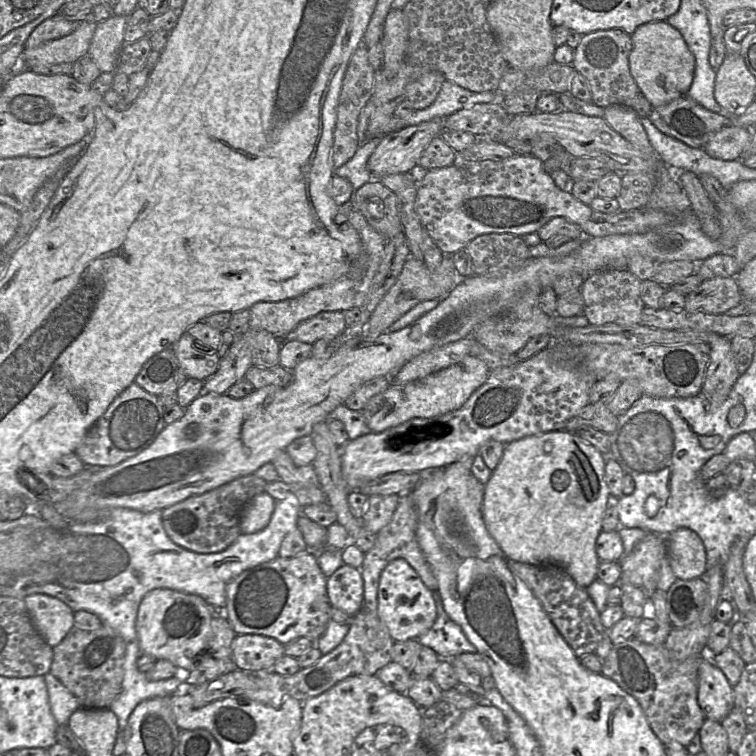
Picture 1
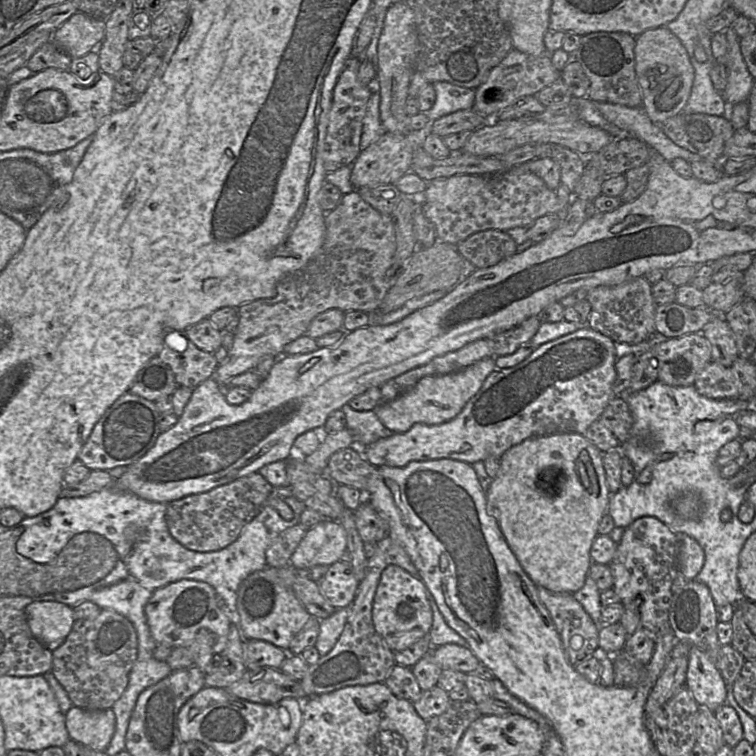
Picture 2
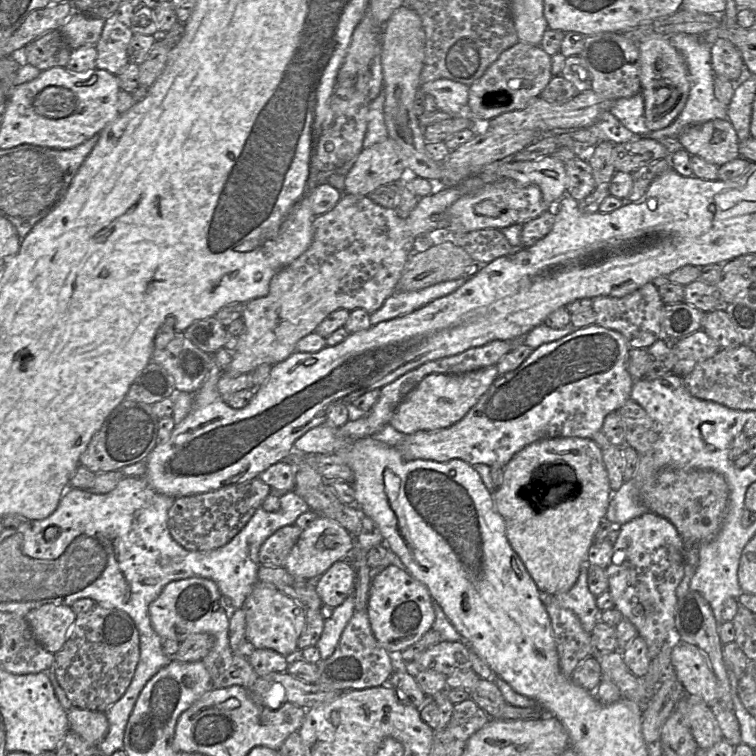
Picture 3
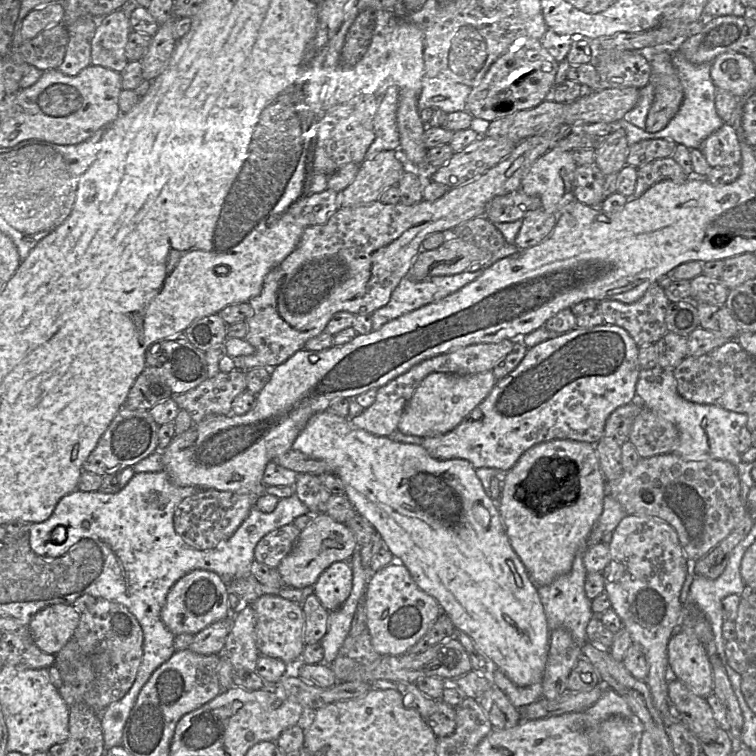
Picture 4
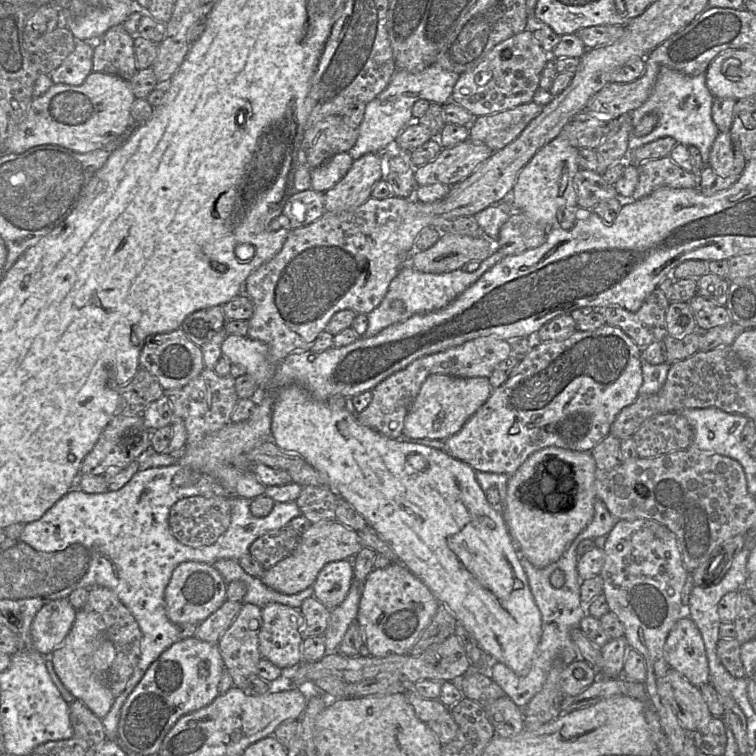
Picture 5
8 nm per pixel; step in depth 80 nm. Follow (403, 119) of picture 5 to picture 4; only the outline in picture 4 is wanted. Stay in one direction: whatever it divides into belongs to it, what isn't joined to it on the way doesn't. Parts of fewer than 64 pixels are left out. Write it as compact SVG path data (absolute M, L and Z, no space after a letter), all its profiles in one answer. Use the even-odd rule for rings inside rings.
M423 76L420 100L426 101L426 108L437 107L443 112L466 110L466 100L471 87L446 77ZM387 78L373 93L375 96L381 94L384 94L384 96L378 105L373 120L374 139L365 153L365 159L371 158L383 150L398 150L399 148L396 118L398 87L391 78Z

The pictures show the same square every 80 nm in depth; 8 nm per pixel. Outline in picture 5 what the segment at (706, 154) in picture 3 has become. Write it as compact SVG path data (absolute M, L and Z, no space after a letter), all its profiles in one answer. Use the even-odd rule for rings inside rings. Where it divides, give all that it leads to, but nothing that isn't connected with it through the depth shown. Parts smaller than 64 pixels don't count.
M730 130L719 132L711 147L707 165L719 177L740 176L746 161L741 152L734 146Z

